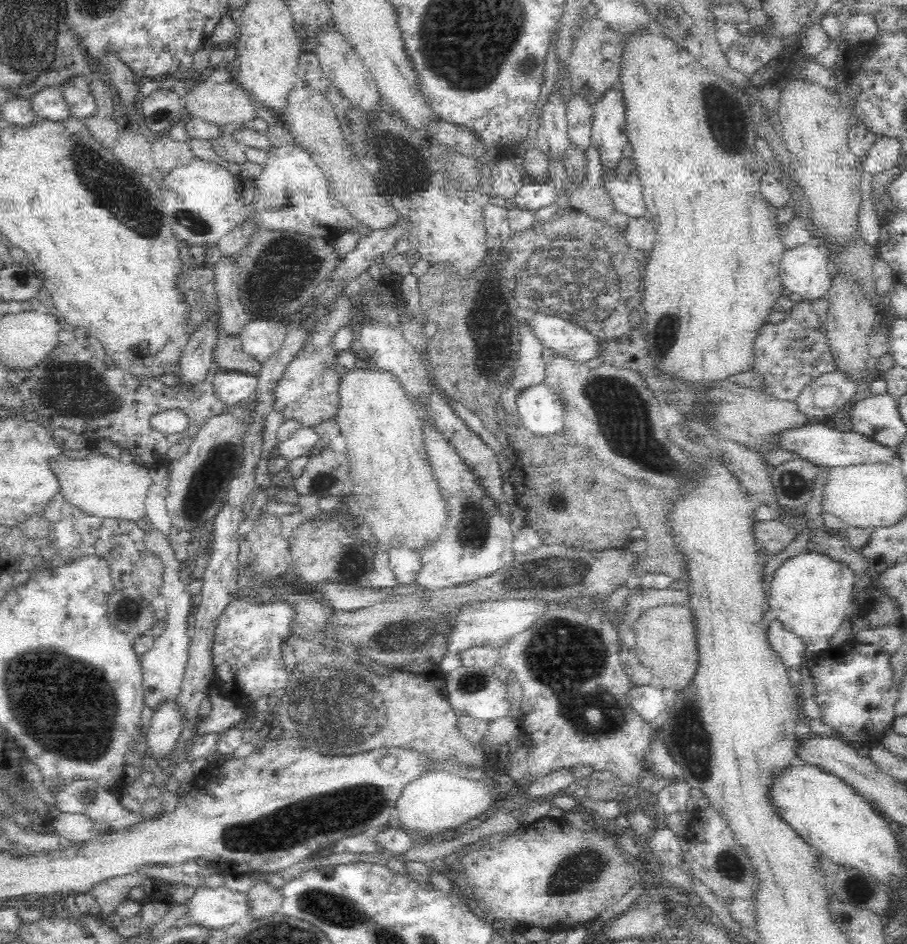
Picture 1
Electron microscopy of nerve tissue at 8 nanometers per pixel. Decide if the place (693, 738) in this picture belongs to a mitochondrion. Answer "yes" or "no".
yes

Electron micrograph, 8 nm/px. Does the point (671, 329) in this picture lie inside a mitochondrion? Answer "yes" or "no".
yes

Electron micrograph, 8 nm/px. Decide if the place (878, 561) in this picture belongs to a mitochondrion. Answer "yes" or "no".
no

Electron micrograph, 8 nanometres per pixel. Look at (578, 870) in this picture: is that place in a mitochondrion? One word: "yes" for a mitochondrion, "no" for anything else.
yes

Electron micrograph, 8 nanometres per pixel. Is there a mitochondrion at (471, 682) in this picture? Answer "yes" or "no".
yes

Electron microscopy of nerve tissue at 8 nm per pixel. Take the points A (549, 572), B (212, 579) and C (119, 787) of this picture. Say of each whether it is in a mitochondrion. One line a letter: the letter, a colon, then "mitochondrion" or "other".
A: mitochondrion
B: other
C: other

